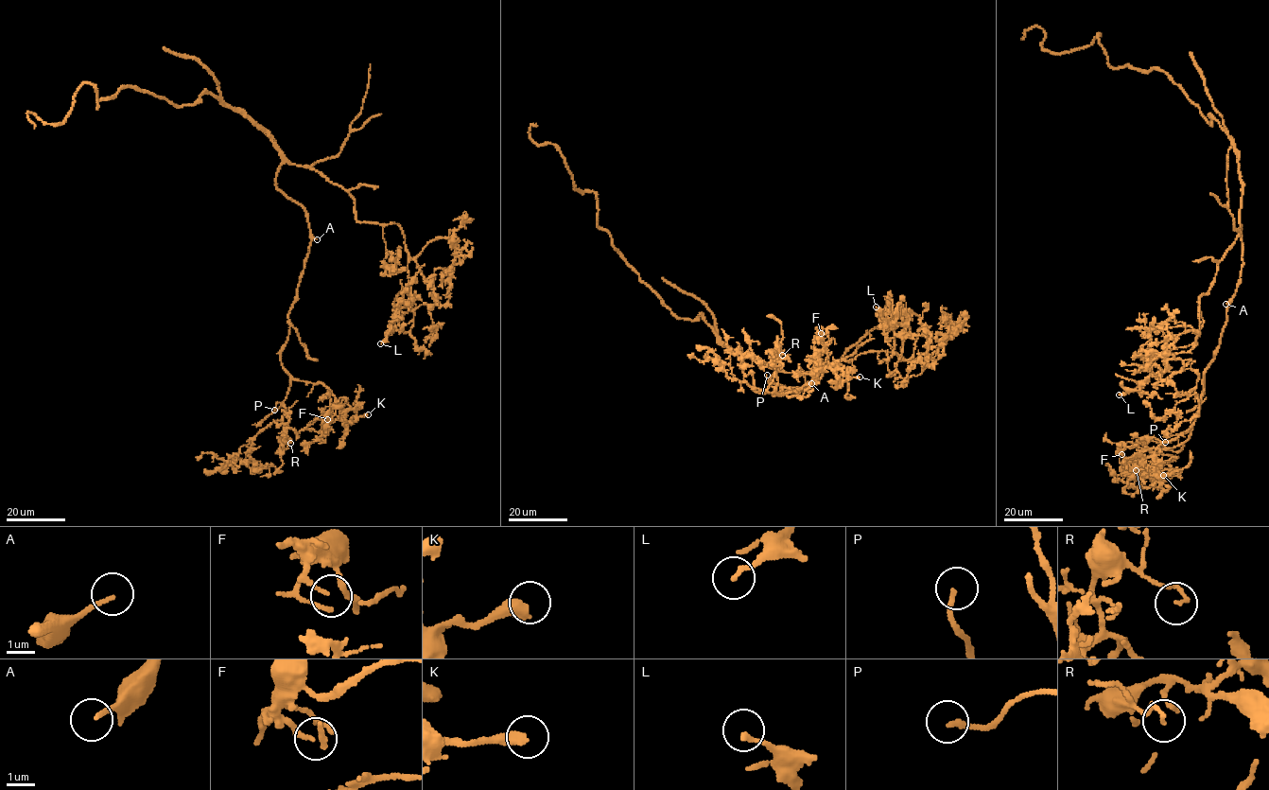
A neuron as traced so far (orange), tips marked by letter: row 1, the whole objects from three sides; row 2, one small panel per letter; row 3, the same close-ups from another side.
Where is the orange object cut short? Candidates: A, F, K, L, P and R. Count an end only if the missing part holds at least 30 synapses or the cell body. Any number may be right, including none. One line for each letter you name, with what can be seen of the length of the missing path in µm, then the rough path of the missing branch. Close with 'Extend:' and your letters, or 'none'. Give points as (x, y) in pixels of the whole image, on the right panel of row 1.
A: missing 100 µm; course (1225, 304), (1211, 323), (1175, 330), (1164, 349), (1177, 361), (1138, 378), (1137, 391), (1153, 401), (1120, 406)
K: missing 25 µm; course (1163, 475), (1142, 480), (1142, 487), (1149, 491)
P: missing 20 µm; course (1165, 442), (1146, 442), (1141, 435), (1131, 436), (1132, 443)
Extend: A, K, P

